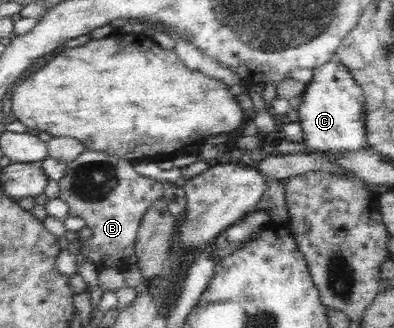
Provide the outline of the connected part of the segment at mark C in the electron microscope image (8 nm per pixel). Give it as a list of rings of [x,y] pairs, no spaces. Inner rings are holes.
[[[331,58],[321,67],[313,69],[313,77],[302,93],[302,102],[294,112],[295,118],[303,128],[305,147],[314,153],[341,155],[359,149],[367,149],[366,142],[366,99],[359,83],[353,79],[351,71]]]

